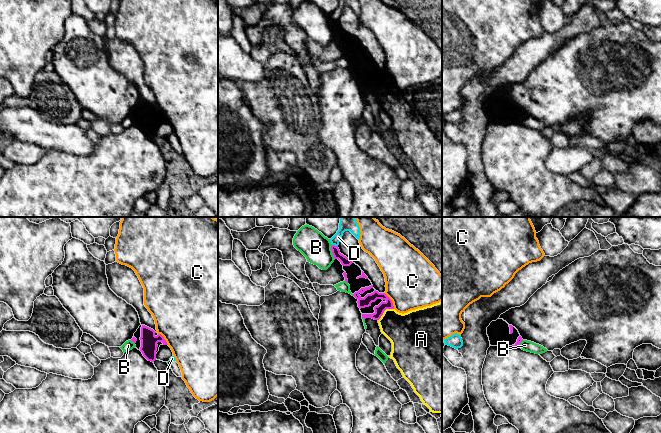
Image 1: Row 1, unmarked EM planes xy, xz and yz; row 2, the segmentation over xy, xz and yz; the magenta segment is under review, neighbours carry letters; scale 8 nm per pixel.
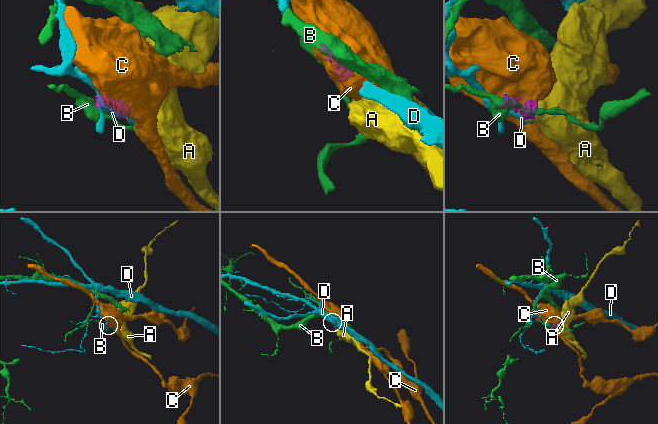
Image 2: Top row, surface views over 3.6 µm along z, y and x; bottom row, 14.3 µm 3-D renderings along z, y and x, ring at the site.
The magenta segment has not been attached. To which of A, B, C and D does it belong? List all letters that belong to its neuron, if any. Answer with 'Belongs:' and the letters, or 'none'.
Belongs: A

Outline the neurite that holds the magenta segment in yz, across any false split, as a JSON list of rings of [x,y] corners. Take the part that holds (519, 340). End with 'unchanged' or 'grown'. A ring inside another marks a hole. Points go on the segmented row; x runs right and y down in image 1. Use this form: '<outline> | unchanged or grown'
[[[503,319],[492,321],[487,327],[491,346],[518,346],[522,341],[518,330]]] | grown

